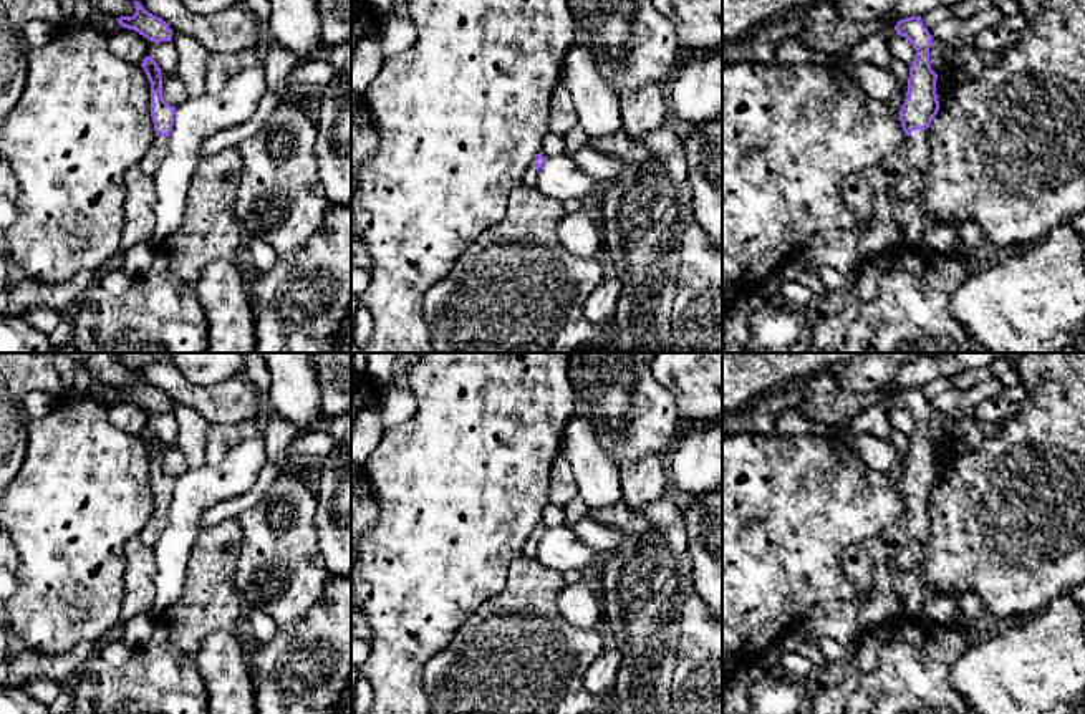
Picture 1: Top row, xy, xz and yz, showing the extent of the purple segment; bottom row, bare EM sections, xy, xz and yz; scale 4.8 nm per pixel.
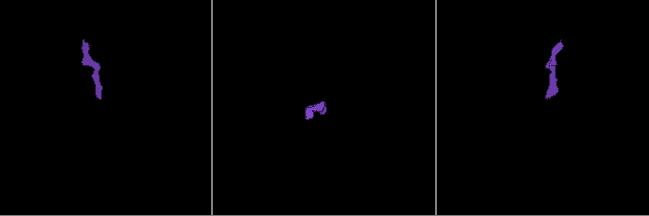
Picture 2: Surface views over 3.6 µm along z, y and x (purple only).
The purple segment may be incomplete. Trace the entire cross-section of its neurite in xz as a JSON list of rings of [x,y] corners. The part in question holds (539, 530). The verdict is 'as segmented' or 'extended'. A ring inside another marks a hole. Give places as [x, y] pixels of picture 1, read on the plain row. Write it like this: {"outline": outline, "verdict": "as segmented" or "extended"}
{"outline": [[[540,522],[535,527],[535,530],[530,533],[530,537],[527,538],[527,542],[523,543],[522,557],[533,558],[533,560],[537,558],[538,542],[545,535],[545,532],[547,532],[547,528]]], "verdict": "extended"}

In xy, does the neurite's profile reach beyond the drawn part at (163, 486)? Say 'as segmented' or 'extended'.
extended

